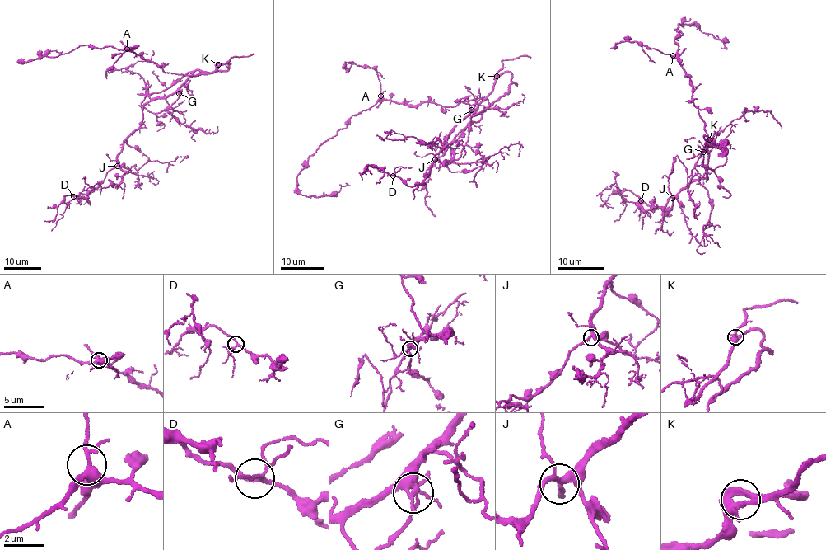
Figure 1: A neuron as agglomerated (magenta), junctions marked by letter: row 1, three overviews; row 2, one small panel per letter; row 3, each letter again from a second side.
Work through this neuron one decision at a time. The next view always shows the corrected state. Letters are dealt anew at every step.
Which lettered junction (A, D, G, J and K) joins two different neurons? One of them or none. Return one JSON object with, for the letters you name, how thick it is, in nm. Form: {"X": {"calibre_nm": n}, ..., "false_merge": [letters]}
{"false_merge": []}

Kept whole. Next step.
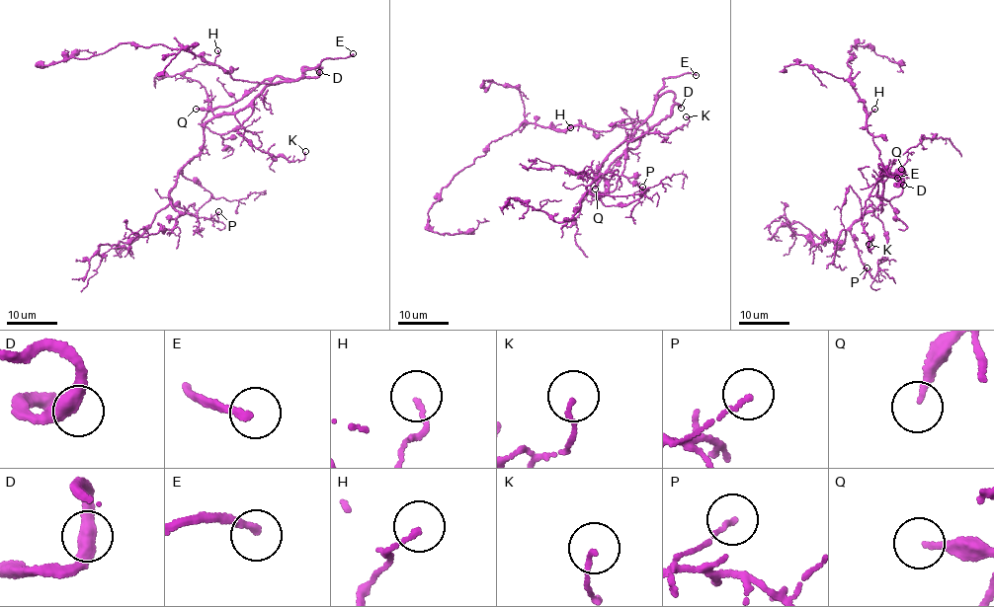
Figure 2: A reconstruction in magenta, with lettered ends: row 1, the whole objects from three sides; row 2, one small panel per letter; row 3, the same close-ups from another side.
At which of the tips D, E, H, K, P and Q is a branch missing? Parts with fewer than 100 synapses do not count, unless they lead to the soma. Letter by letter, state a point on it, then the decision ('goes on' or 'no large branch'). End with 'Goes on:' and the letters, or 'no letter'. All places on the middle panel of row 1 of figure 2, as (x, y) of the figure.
D: (681, 108) | no large branch
E: (696, 75) | goes on
H: (570, 127) | no large branch
K: (686, 116) | no large branch
P: (642, 187) | no large branch
Q: (595, 189) | goes on
Goes on: E, Q

